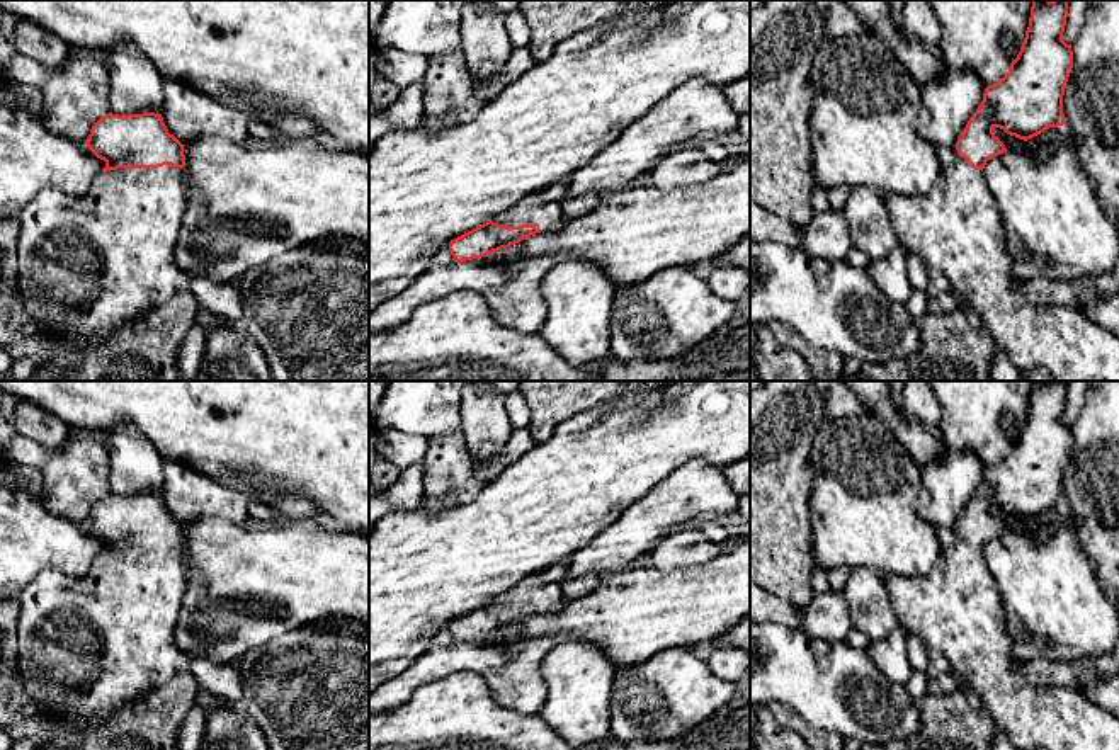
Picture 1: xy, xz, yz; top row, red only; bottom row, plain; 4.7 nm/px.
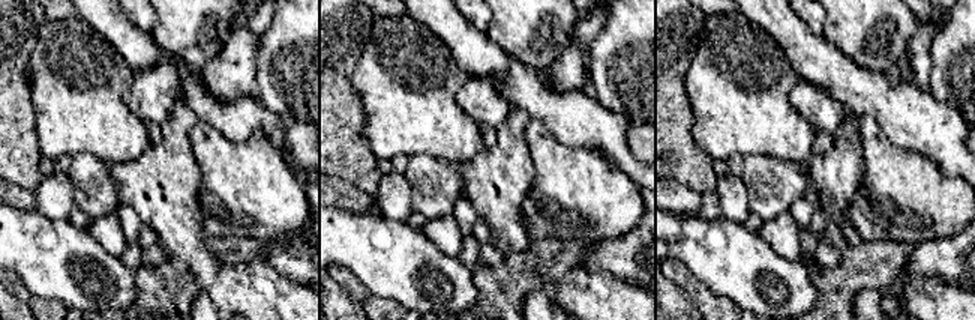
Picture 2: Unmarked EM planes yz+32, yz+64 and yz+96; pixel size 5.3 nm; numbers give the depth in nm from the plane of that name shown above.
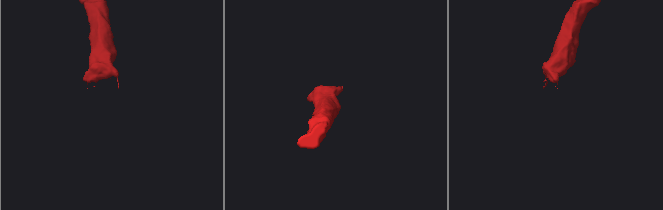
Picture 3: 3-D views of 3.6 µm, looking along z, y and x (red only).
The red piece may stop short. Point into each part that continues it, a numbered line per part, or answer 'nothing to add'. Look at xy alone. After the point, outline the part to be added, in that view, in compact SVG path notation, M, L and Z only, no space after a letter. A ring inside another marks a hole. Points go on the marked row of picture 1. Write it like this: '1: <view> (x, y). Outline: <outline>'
1: xy (87, 266). Outline: M117 168L99 172L82 197L46 189L19 213L19 291L46 340L60 335L70 349L105 340L189 286L175 262L185 192L184 168Z

